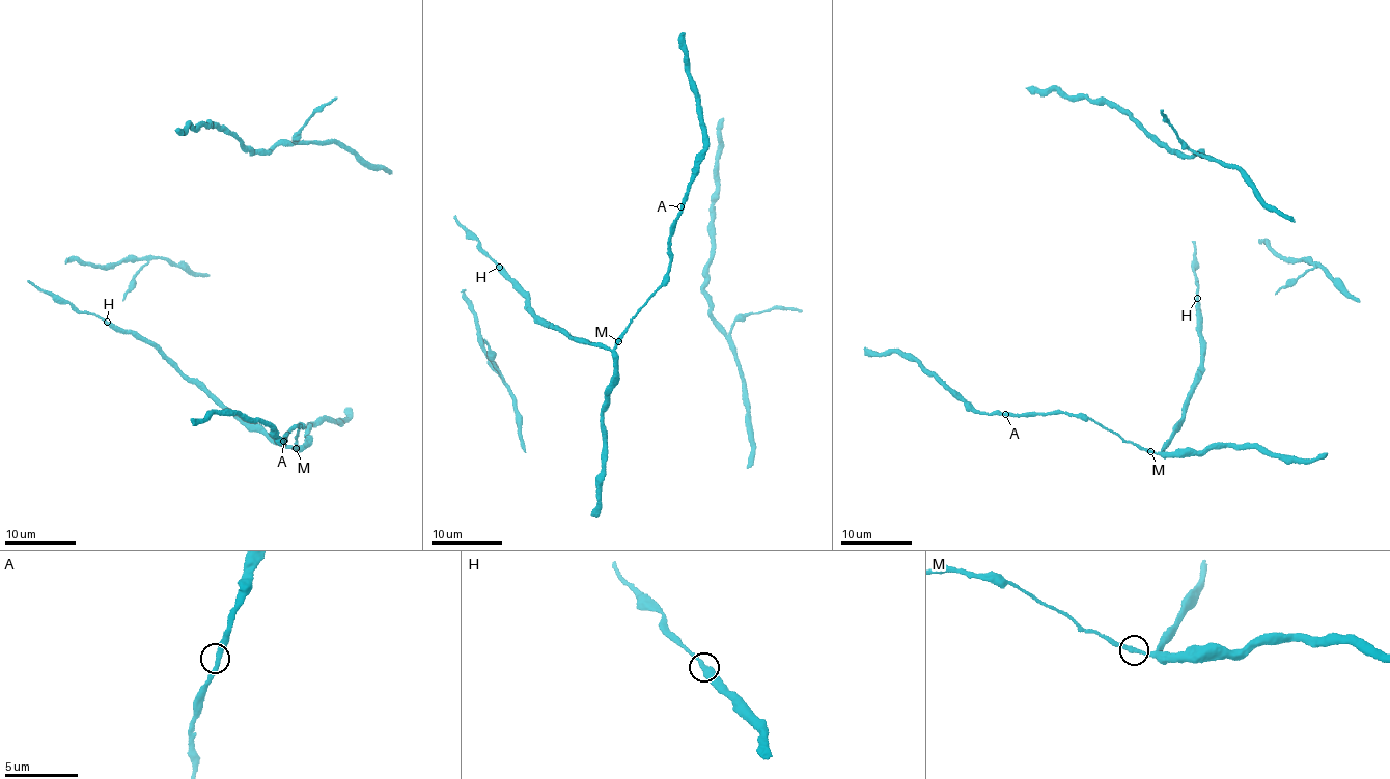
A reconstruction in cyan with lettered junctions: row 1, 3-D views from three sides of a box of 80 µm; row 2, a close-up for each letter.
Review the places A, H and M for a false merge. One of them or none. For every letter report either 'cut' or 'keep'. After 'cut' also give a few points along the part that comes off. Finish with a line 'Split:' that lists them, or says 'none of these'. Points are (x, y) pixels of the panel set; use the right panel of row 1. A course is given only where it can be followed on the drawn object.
A: keep
H: keep
M: keep
Split: none of these

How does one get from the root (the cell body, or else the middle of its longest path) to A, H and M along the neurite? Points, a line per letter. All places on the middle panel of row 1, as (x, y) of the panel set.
A: (485, 253), (518, 281), (536, 316), (612, 350), (663, 284), (671, 224), (680, 206)
H: (485, 253), (498, 267)
M: (485, 253), (518, 281), (536, 316), (567, 330), (573, 337), (604, 344), (610, 350), (618, 341)

